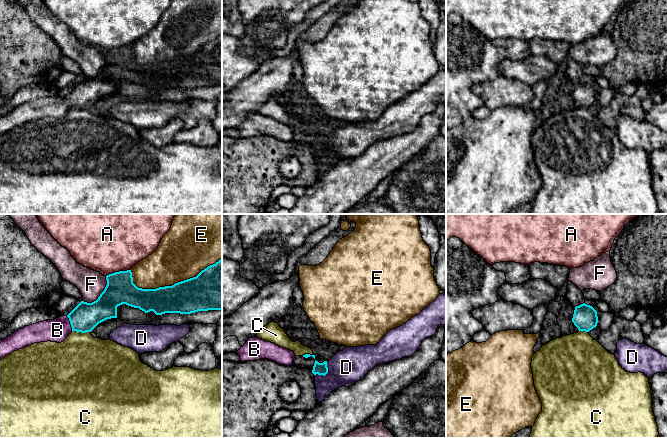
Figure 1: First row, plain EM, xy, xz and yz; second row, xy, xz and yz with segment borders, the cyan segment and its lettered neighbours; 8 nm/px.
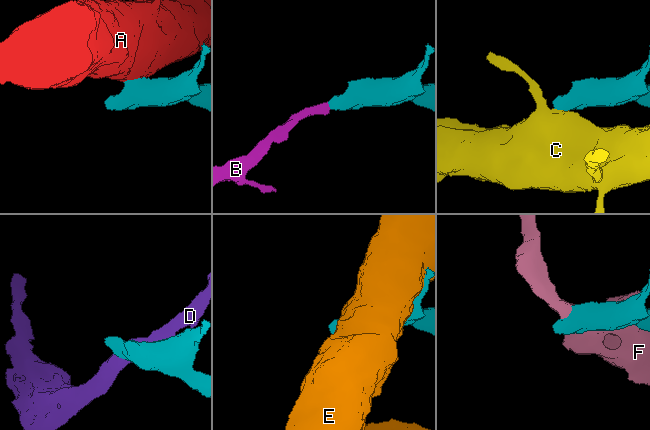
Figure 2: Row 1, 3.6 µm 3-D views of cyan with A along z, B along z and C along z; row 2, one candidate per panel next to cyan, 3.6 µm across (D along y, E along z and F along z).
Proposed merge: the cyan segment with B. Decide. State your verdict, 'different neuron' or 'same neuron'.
same neuron

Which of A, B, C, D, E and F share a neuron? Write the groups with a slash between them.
A / B / C / D / E / F

